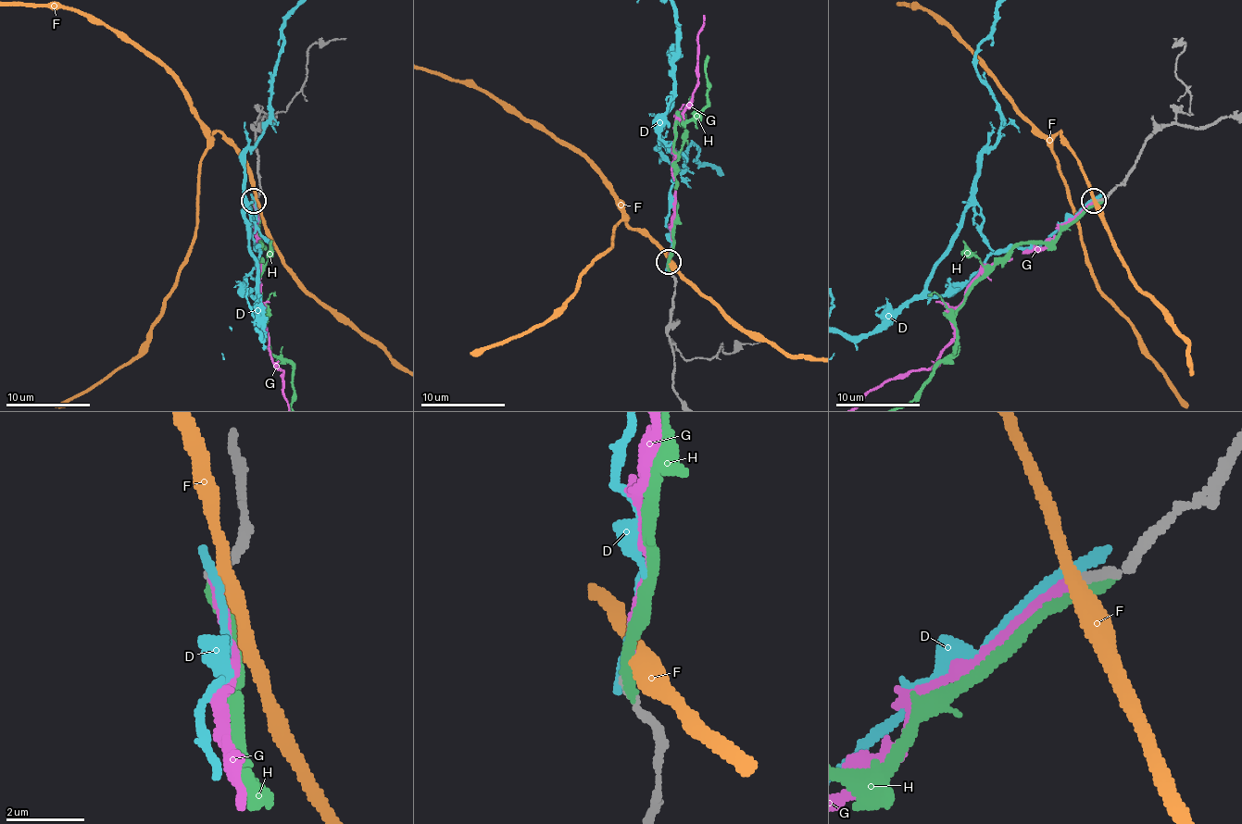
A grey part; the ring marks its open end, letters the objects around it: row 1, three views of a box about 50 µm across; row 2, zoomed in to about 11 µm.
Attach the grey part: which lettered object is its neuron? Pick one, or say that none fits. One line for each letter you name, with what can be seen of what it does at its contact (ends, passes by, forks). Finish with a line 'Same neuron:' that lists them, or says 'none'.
G: It ends there
Same neuron: G

